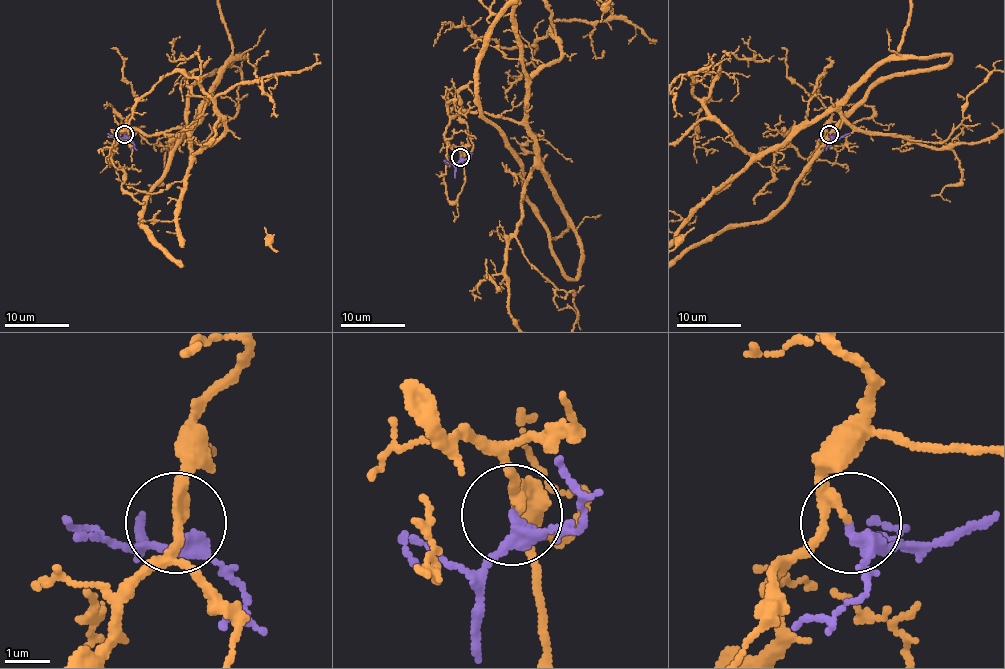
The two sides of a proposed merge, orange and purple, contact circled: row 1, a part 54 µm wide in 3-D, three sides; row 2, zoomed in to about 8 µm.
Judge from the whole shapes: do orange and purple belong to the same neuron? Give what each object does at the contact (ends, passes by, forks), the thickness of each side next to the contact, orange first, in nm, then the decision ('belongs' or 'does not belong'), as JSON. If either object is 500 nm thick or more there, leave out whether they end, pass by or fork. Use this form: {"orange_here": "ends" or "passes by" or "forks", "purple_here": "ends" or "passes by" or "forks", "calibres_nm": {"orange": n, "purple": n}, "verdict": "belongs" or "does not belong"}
{"orange_here": "passes by", "purple_here": "passes by", "calibres_nm": {"orange": 180, "purple": 240}, "verdict": "belongs"}

